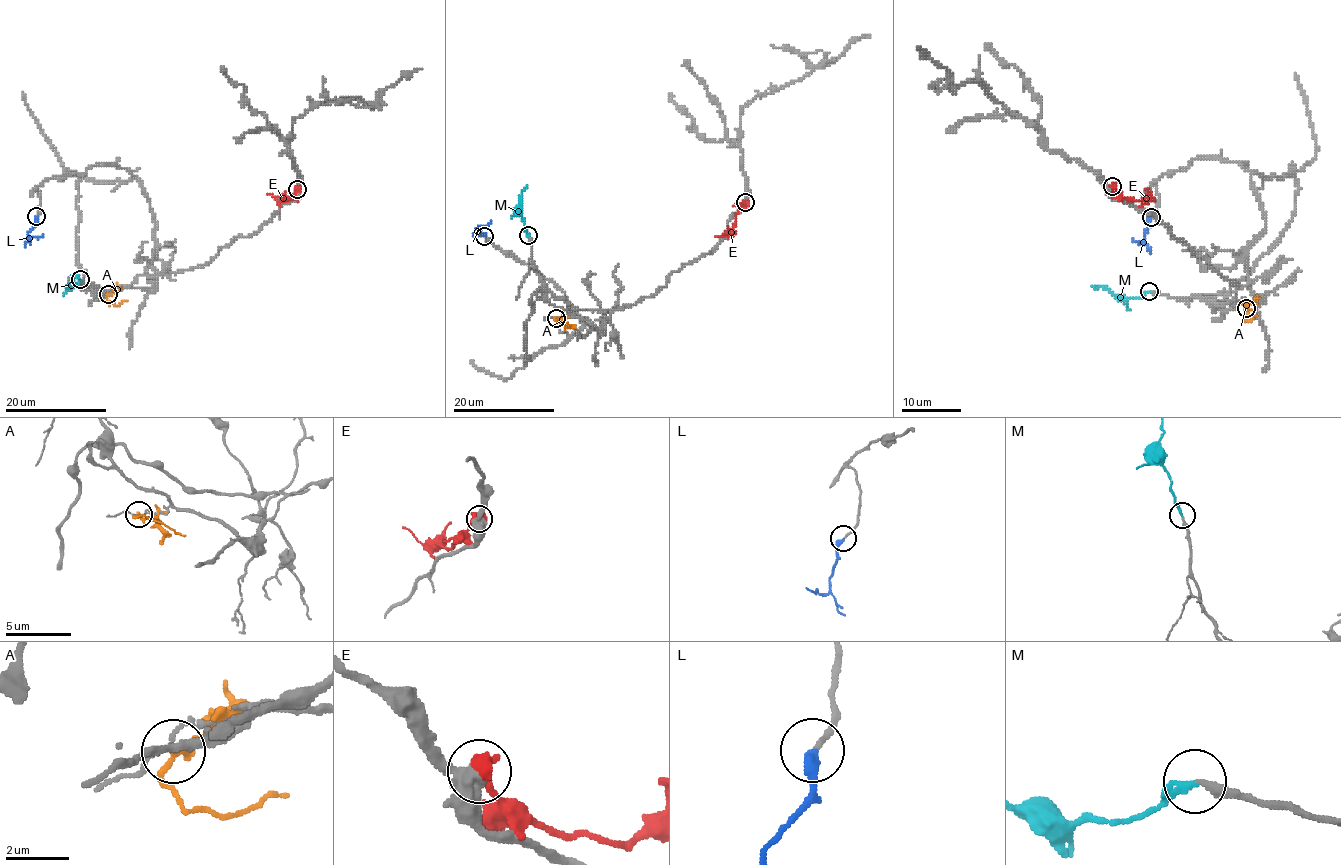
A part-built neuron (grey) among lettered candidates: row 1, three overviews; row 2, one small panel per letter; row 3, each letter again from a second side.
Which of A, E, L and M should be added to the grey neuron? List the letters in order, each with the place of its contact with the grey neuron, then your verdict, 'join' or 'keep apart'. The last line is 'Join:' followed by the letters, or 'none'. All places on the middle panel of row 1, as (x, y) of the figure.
A: contact (556, 318); keep apart
E: contact (745, 202); keep apart
L: contact (484, 236); join
M: contact (528, 235); join
Join: L, M

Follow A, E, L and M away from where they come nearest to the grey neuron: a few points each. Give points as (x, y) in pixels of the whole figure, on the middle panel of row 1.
A: (556, 318), (554, 319), (574, 327)
E: (746, 202), (737, 212), (736, 222), (715, 236)
L: (484, 236), (476, 229), (491, 221)
M: (528, 235), (519, 207), (521, 192), (527, 186)

